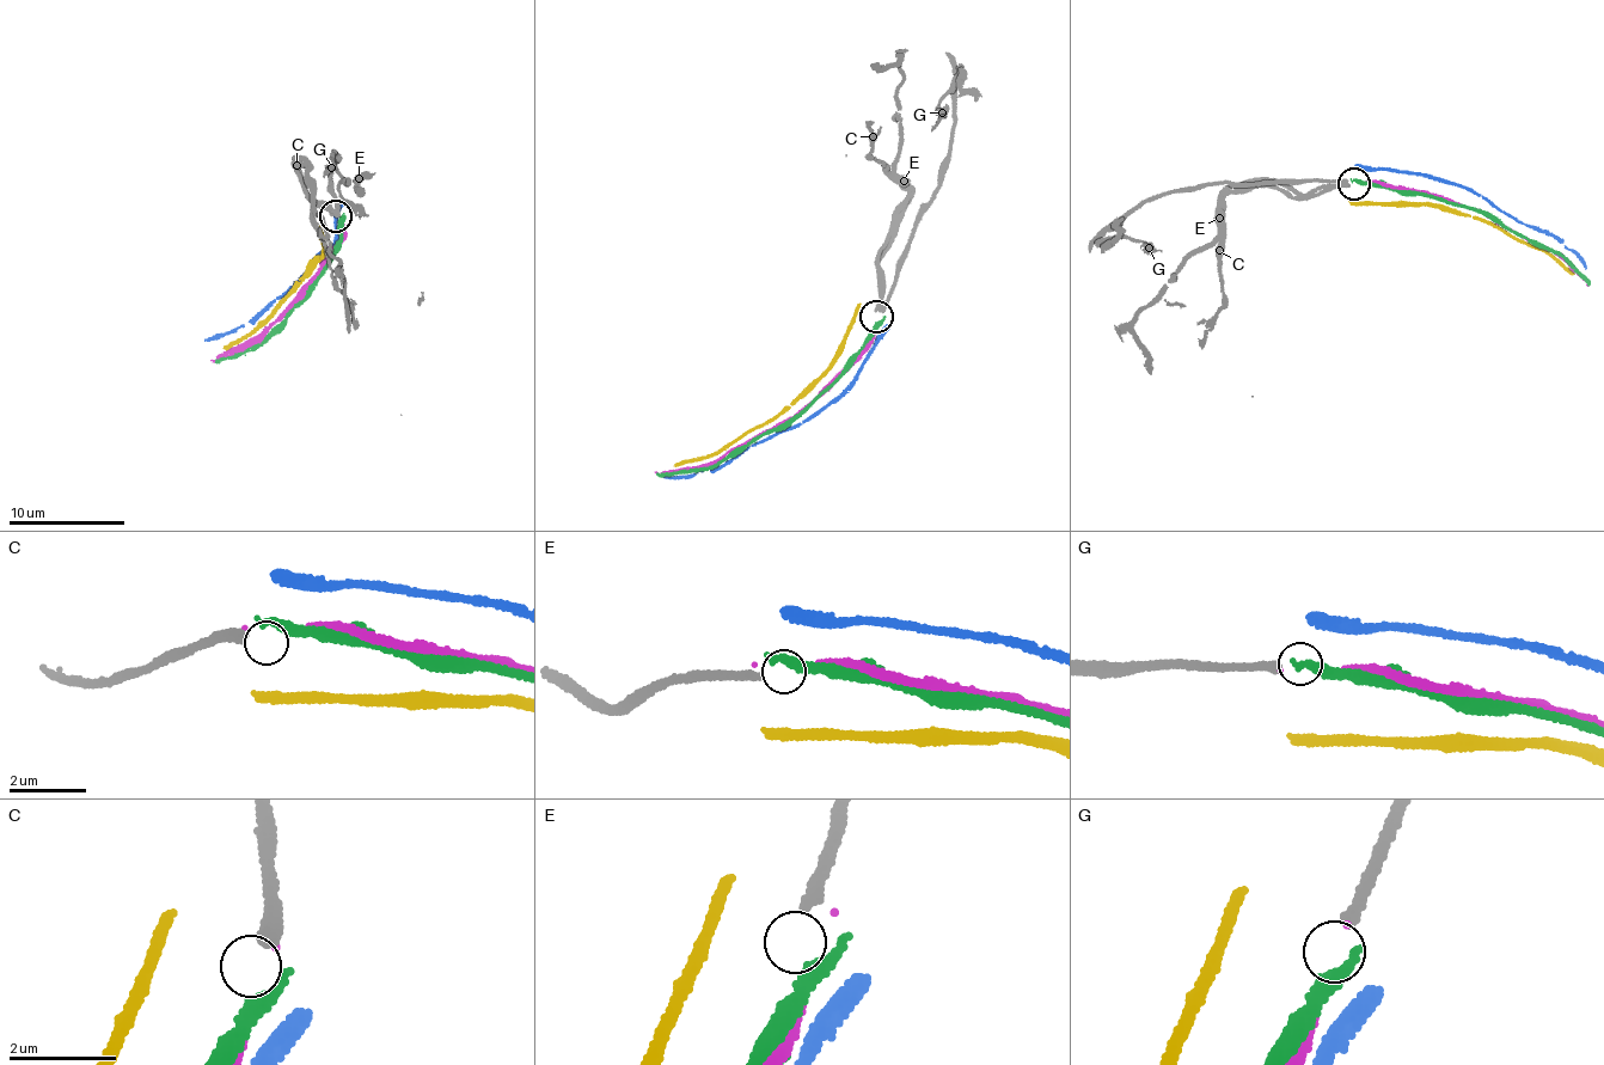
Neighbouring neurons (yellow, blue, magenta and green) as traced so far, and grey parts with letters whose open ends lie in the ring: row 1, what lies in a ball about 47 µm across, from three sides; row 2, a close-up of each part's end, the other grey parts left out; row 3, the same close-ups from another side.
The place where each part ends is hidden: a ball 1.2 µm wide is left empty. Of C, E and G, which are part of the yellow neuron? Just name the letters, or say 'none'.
none

